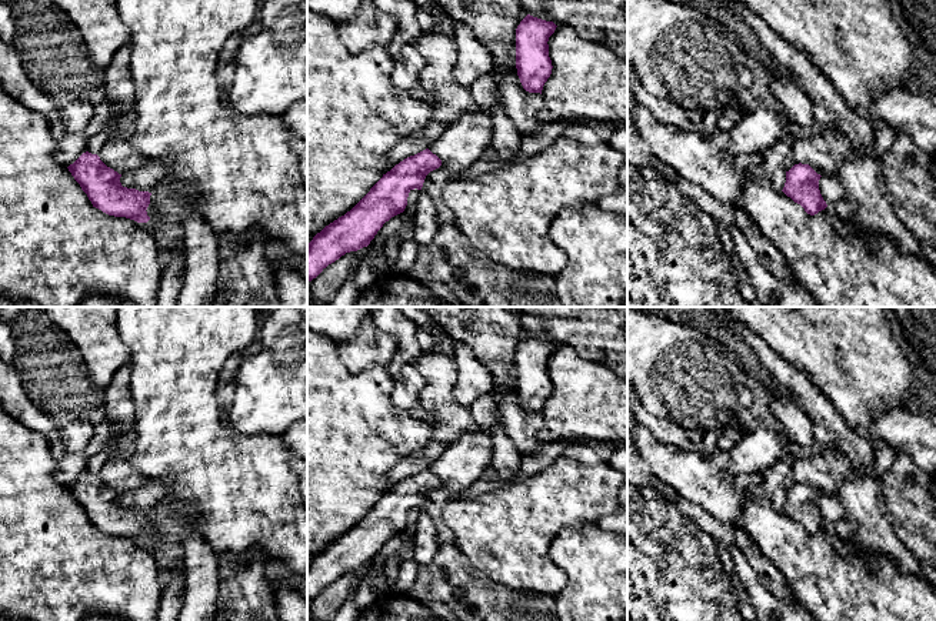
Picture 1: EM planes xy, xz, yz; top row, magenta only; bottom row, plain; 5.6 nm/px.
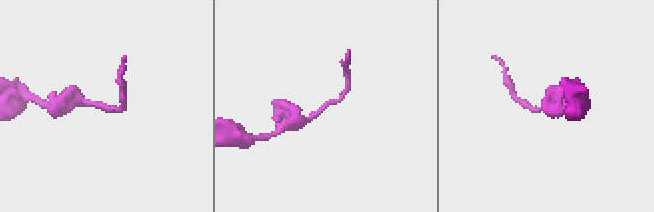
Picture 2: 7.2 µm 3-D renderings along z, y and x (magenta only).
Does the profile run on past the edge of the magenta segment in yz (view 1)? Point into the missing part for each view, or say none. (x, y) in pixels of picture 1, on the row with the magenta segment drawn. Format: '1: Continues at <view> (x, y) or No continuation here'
1: No continuation here

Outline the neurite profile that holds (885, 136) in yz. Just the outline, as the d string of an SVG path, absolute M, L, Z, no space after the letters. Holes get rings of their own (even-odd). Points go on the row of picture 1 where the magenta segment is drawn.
M875 126L875 138L872 144L872 153L880 158L883 154L889 151L892 147L895 138L896 138L896 131L889 127L889 126Z

